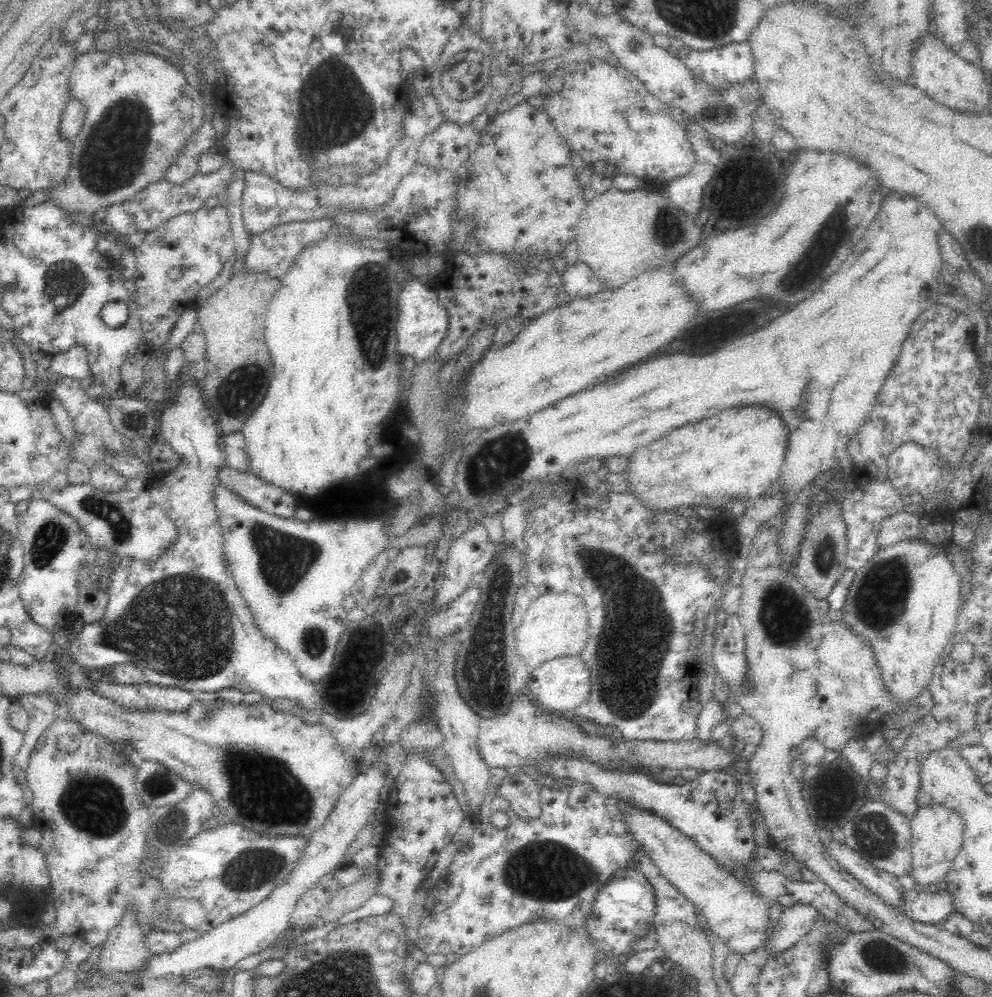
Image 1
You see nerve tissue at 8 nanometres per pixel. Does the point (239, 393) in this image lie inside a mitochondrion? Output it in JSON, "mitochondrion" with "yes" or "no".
{"mitochondrion":"yes"}

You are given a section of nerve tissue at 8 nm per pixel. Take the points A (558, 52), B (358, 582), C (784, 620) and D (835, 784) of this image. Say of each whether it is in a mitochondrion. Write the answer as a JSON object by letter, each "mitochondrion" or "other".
{"A":"other","B":"other","C":"mitochondrion","D":"other"}

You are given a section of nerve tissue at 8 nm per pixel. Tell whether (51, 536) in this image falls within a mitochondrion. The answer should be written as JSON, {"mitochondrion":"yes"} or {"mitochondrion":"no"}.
{"mitochondrion":"yes"}

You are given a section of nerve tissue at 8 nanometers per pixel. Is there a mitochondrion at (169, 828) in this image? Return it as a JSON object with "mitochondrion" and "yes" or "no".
{"mitochondrion":"yes"}

